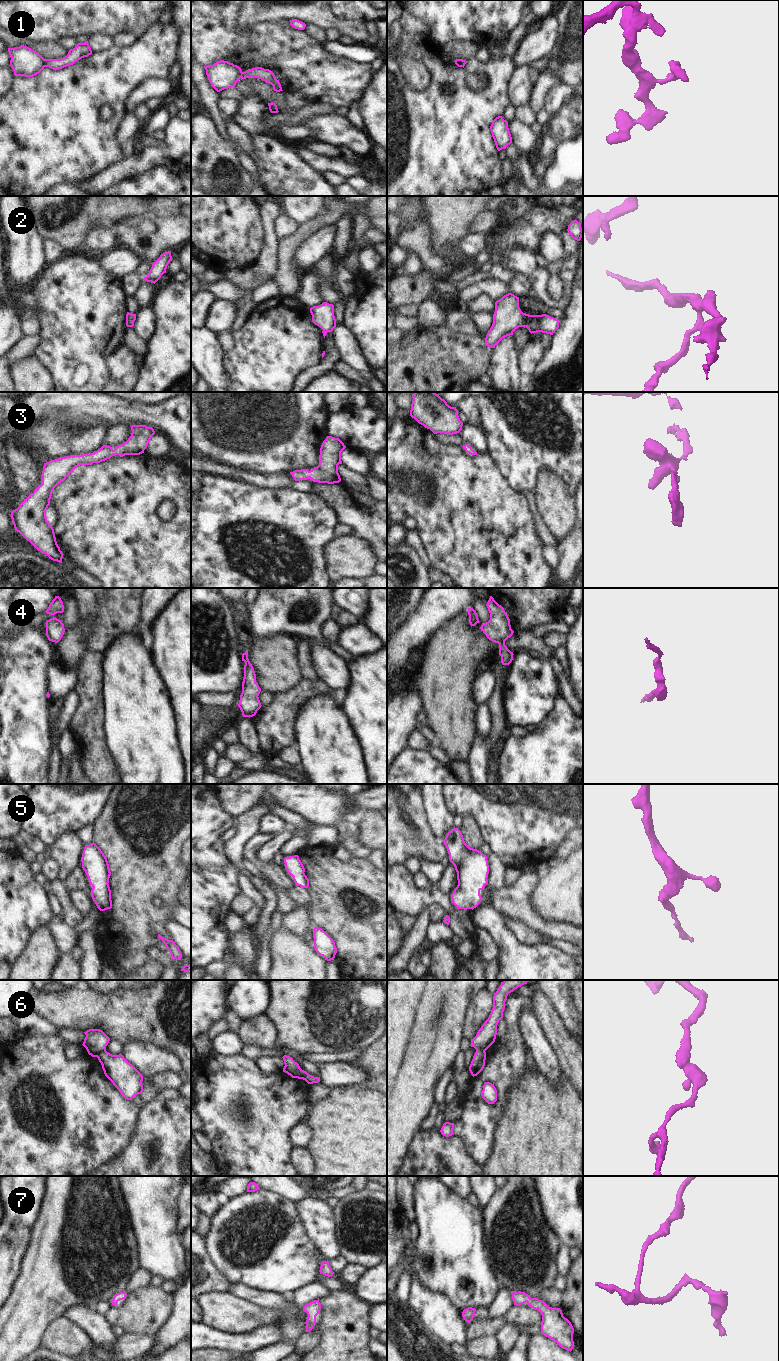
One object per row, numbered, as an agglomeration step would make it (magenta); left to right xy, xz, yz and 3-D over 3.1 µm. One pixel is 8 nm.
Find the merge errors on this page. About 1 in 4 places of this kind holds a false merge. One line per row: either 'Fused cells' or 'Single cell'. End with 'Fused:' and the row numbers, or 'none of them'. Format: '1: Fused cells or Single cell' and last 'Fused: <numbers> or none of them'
1: Fused cells
2: Single cell
3: Single cell
4: Single cell
5: Single cell
6: Fused cells
7: Single cell
Fused: 1, 6.

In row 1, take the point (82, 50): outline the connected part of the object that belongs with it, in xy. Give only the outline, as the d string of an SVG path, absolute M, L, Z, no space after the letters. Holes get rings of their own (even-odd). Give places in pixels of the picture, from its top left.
M88 41L84 43L78 43L73 49L70 49L68 54L61 59L45 59L44 66L53 70L59 70L69 65L73 65L78 60L88 57L92 54L92 50L88 44Z

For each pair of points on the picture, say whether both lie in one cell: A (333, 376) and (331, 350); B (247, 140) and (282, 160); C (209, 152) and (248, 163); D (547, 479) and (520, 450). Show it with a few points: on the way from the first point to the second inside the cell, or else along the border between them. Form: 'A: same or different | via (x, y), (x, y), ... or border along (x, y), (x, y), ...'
A: different | border along (333, 368), (313, 381)
B: different | border along (254, 135), (253, 158)
C: different | border along (234, 148), (240, 164), (254, 180)
D: different | border along (562, 483), (552, 474), (542, 472), (533, 491)

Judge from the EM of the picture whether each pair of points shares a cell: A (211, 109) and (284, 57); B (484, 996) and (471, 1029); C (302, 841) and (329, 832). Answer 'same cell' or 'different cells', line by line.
A: different cells
B: same cell
C: different cells

